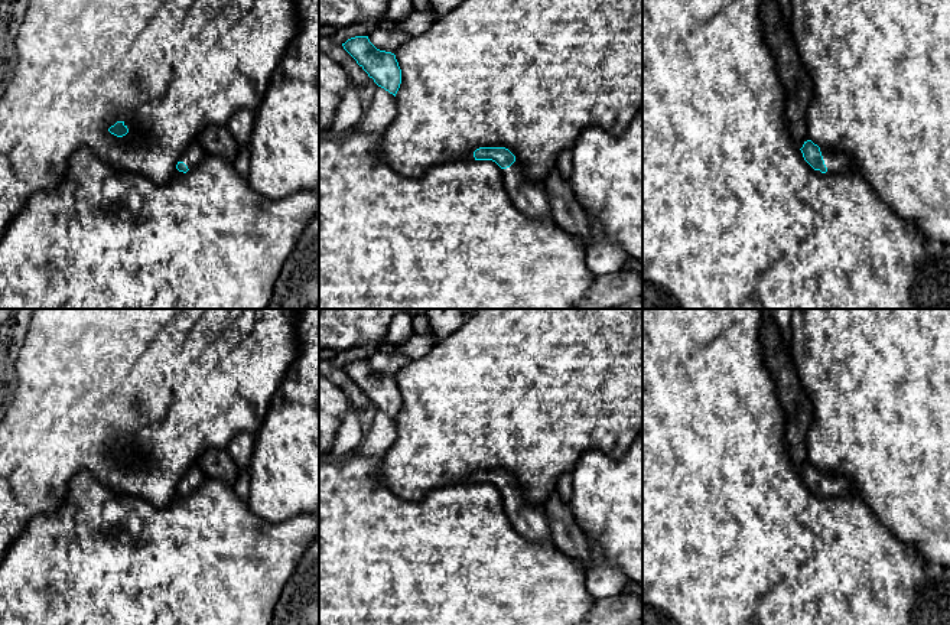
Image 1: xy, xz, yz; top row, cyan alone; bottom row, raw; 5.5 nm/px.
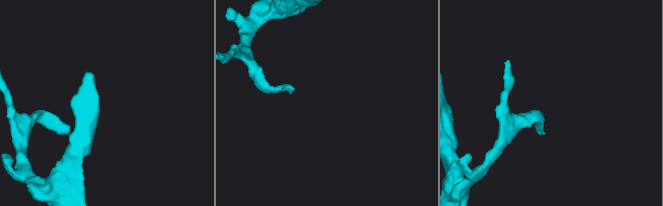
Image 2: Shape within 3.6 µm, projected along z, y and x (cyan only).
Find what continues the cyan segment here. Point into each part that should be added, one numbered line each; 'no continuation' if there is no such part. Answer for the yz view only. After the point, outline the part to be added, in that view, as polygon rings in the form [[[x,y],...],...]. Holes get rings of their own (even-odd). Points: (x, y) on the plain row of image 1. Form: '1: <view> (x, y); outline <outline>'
1: yz (835, 485); outline [[[824,475],[823,484],[829,497],[846,497],[852,492],[858,495],[858,491],[853,484],[845,476]]]

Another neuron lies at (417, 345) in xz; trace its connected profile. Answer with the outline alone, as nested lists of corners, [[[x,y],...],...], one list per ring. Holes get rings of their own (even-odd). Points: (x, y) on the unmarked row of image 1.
[[[429,331],[427,333],[413,333],[410,339],[401,345],[383,344],[380,351],[383,352],[400,352],[410,359],[417,359],[426,355],[437,344],[436,336]]]

